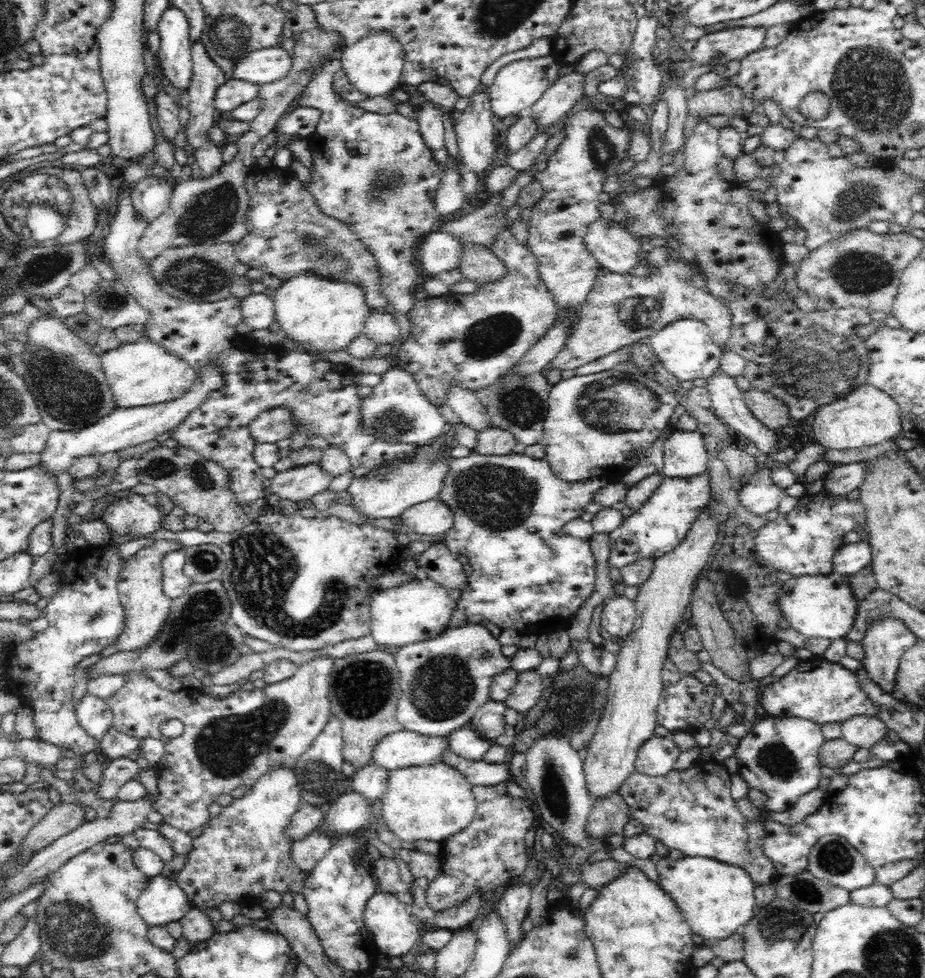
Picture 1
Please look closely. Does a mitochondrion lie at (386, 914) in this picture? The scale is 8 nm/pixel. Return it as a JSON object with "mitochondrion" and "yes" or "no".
{"mitochondrion":"no"}

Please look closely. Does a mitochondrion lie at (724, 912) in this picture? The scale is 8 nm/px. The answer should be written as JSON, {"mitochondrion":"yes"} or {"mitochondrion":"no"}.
{"mitochondrion":"no"}

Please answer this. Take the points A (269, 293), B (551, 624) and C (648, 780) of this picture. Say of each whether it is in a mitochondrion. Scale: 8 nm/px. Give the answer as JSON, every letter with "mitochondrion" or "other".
{"A":"other","B":"other","C":"other"}

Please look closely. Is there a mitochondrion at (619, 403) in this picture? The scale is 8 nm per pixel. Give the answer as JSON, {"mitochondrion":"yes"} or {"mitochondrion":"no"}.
{"mitochondrion":"yes"}

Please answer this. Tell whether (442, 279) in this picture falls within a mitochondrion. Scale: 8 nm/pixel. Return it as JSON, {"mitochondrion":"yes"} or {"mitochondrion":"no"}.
{"mitochondrion":"no"}

